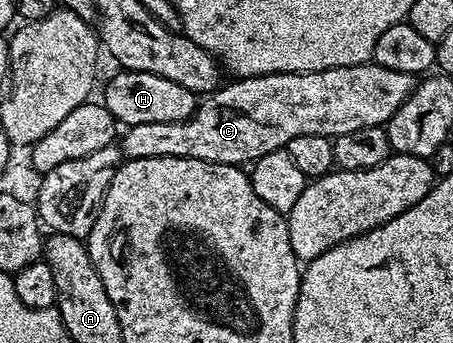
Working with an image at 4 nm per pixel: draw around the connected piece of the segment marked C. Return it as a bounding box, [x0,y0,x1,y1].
[119,62,415,166]

